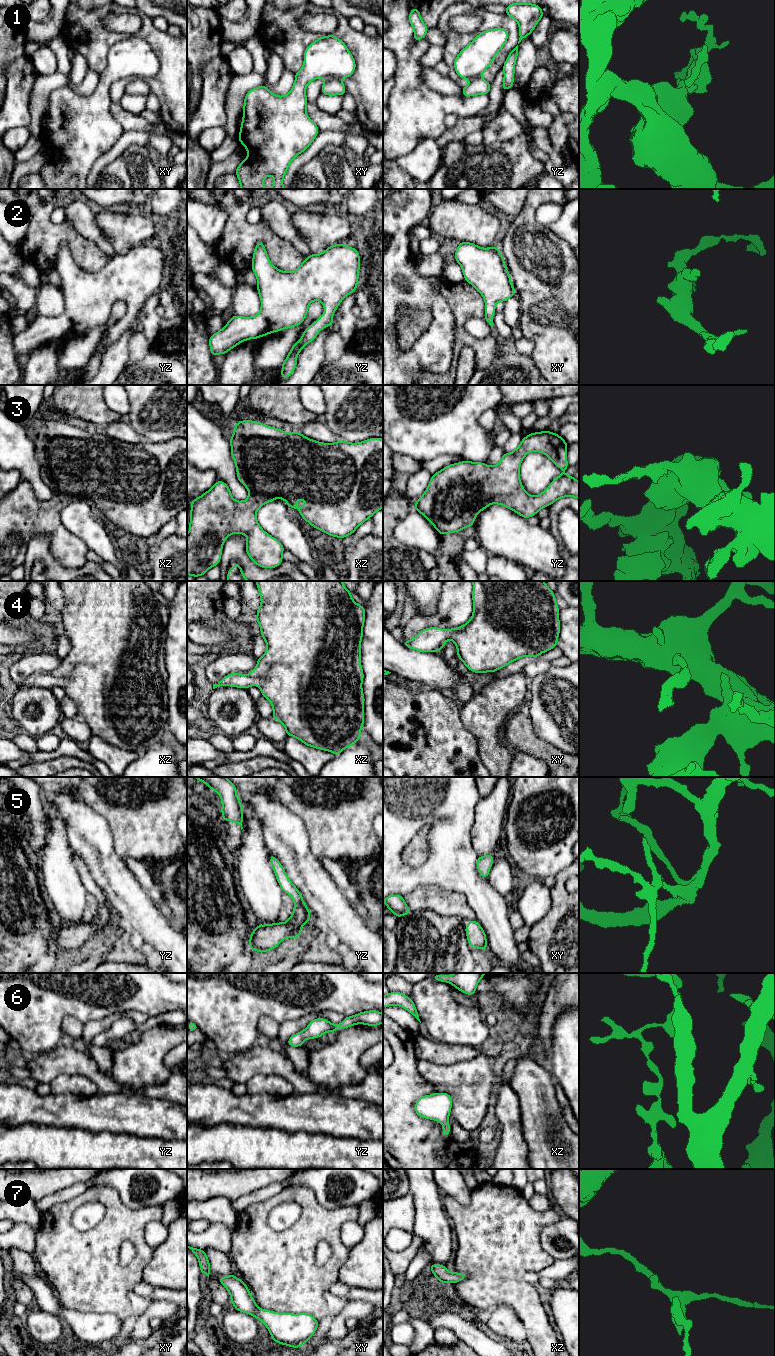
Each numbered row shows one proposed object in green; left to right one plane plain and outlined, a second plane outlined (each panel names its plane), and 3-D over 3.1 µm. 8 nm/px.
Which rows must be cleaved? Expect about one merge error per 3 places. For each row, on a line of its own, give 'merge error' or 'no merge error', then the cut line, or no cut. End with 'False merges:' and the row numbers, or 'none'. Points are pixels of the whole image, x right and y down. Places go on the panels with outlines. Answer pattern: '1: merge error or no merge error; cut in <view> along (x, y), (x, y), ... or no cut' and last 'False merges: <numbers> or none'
1: merge error; cut in xy along (340, 79), (325, 80)
2: no merge error; no cut
3: no merge error; no cut
4: no merge error; no cut
5: no merge error; no cut
6: no merge error; no cut
7: no merge error; no cut
False merges: 1

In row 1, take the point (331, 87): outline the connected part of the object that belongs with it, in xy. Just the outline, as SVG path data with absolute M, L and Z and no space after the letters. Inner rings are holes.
M330 79L325 80L323 86L321 87L321 93L329 96L334 95L344 95L346 93L346 88L341 80Z

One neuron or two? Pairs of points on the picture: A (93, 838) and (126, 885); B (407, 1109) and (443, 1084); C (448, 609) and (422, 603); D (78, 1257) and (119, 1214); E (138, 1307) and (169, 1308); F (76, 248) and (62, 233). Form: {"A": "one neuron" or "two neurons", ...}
{"A": "one neuron", "B": "two neurons", "C": "two neurons", "D": "one neuron", "E": "two neurons", "F": "one neuron"}

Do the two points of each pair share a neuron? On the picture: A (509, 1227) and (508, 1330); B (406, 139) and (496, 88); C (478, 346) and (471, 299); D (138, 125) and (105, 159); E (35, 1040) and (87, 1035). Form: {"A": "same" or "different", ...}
{"A": "different", "B": "different", "C": "same", "D": "different", "E": "different"}

